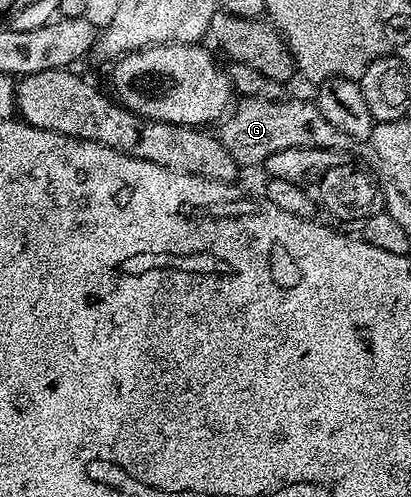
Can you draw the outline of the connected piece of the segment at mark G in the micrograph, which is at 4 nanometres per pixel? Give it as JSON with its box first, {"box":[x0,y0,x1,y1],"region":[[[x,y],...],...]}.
{"box":[216,97,378,167],"region":[[[244,97],[229,110],[220,128],[222,130],[217,130],[216,136],[224,143],[224,147],[228,147],[228,155],[232,155],[232,159],[236,159],[242,167],[261,166],[268,155],[285,149],[335,149],[349,153],[363,163],[378,161],[376,151],[370,144],[352,139],[352,135],[344,135],[344,131],[332,127],[332,123],[328,123],[328,119],[320,115],[313,100],[265,101],[259,97]]]}

